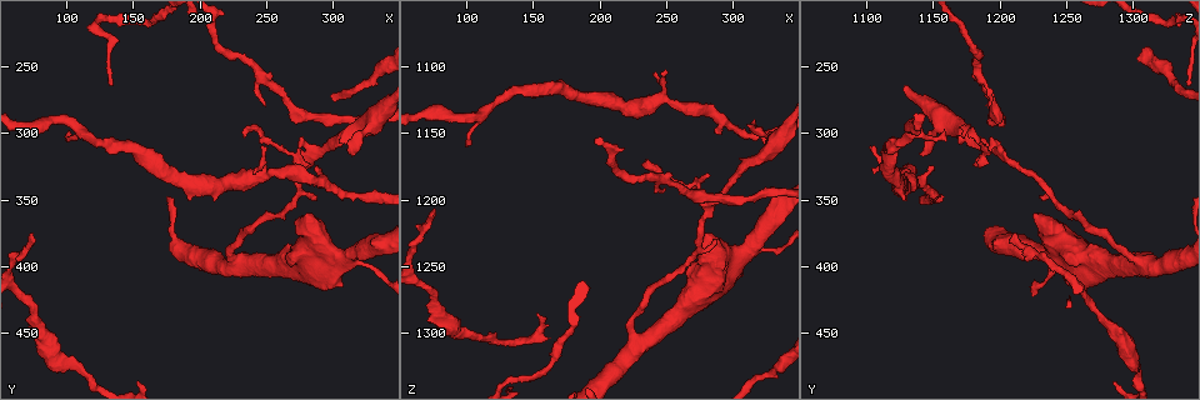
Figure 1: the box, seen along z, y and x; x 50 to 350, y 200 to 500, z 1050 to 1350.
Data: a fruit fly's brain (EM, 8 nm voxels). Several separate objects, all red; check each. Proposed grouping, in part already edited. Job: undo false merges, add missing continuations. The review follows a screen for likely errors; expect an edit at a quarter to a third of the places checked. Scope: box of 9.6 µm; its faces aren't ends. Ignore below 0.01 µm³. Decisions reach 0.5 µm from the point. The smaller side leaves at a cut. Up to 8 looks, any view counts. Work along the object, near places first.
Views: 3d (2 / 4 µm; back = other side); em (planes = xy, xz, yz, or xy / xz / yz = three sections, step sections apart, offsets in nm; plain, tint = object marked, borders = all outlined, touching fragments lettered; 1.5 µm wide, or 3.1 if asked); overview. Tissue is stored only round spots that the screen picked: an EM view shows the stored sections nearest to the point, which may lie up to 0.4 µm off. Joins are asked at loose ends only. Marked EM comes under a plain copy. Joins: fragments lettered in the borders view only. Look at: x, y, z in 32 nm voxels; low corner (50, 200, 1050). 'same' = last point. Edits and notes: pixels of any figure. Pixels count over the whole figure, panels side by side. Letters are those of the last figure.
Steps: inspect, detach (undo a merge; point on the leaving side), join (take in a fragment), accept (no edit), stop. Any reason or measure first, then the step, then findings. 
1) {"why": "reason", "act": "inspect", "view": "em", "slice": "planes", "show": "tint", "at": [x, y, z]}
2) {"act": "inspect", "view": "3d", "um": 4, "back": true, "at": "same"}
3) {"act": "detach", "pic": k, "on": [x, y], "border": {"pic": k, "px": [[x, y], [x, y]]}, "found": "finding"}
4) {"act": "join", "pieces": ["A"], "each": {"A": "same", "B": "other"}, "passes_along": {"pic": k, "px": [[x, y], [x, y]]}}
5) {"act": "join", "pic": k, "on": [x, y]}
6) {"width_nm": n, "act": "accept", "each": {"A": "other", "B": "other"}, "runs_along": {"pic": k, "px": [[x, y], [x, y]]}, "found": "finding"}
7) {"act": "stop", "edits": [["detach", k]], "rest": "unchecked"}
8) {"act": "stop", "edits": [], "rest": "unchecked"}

{"why": "sudden change in width", "act": "inspect", "view": "3d", "um": 2, "at": [100, 474, 1300]}

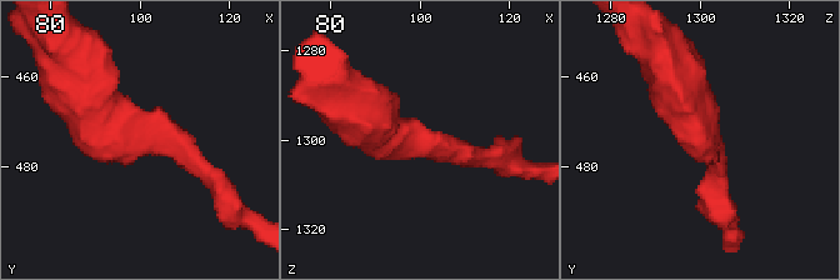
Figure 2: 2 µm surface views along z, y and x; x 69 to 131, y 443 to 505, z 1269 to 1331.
{"why": "now the EM", "act": "inspect", "view": "em", "slice": "yz", "step": 8, "show": "borders", "at": [98, 474, 1302]}

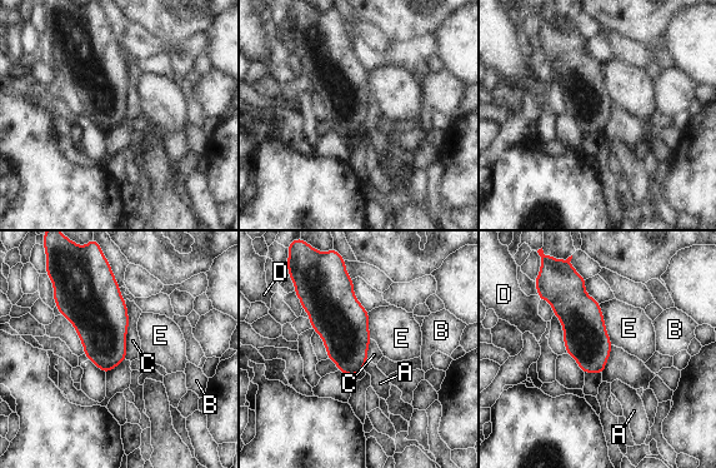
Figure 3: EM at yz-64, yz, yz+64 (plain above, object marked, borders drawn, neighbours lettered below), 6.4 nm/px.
{"width_nm": 280, "longest_contact_nm": ["C", 360], "act": "accept", "each": {"A": "other", "B": "other", "C": "other", "D": "other", "E": "other"}, "found": "continuous, no second cell"}

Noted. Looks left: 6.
{"why": "thin end", "act": "inspect", "view": "3d", "um": 4, "at": [284, 322, 1182]}

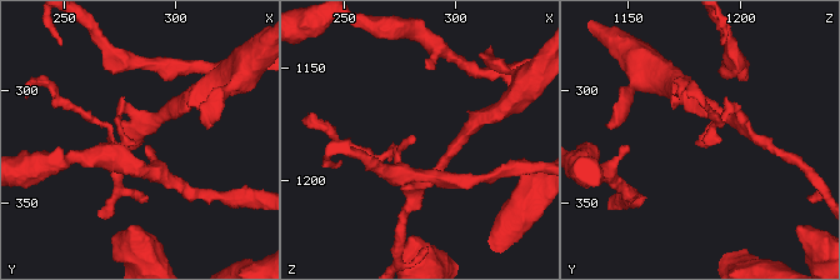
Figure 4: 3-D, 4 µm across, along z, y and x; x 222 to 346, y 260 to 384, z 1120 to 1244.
{"act": "inspect", "view": "em", "slice": "planes", "show": "borders", "at": [281, 325, 1184]}

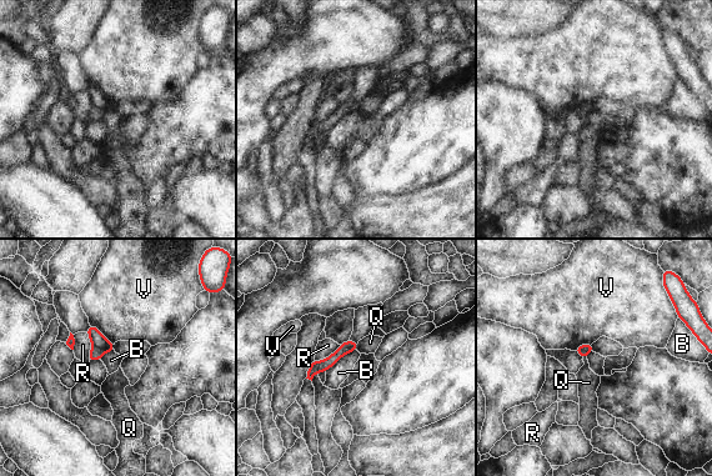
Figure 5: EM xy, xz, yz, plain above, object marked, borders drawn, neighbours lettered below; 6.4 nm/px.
{"longest_contact_nm": ["B", 240], "act": "detach", "pic": 5, "on": [95, 354], "each": {"B": "other", "Q": "other", "R": "other", "V": "other"}, "border": {"pic": 5, "px": [[109, 342], [103, 347], [93, 346]]}, "found": "two cells meet here"}

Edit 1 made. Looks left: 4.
{"why": "an open end", "act": "inspect", "view": "em", "slice": "planes", "show": "borders", "at": [102, 300, 1156]}

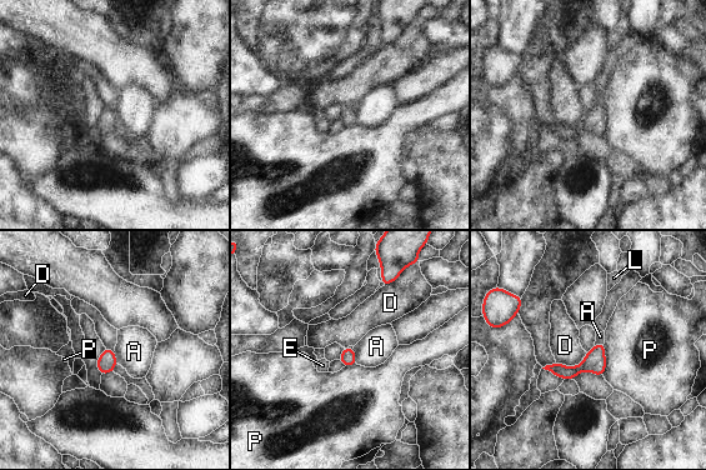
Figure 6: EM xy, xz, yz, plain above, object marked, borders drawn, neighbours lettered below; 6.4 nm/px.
{"width_nm": 100, "act": "accept", "each": {"A": "other", "D": "other", "E": "other", "L": "other", "P": "other"}, "border": {"pic": 6, "px": [[586, 353], [571, 366], [556, 361]]}, "found": "none of them fits"}

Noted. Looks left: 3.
{"act": "stop", "edits": [["detach", 5]], "rest": "unchecked"}

